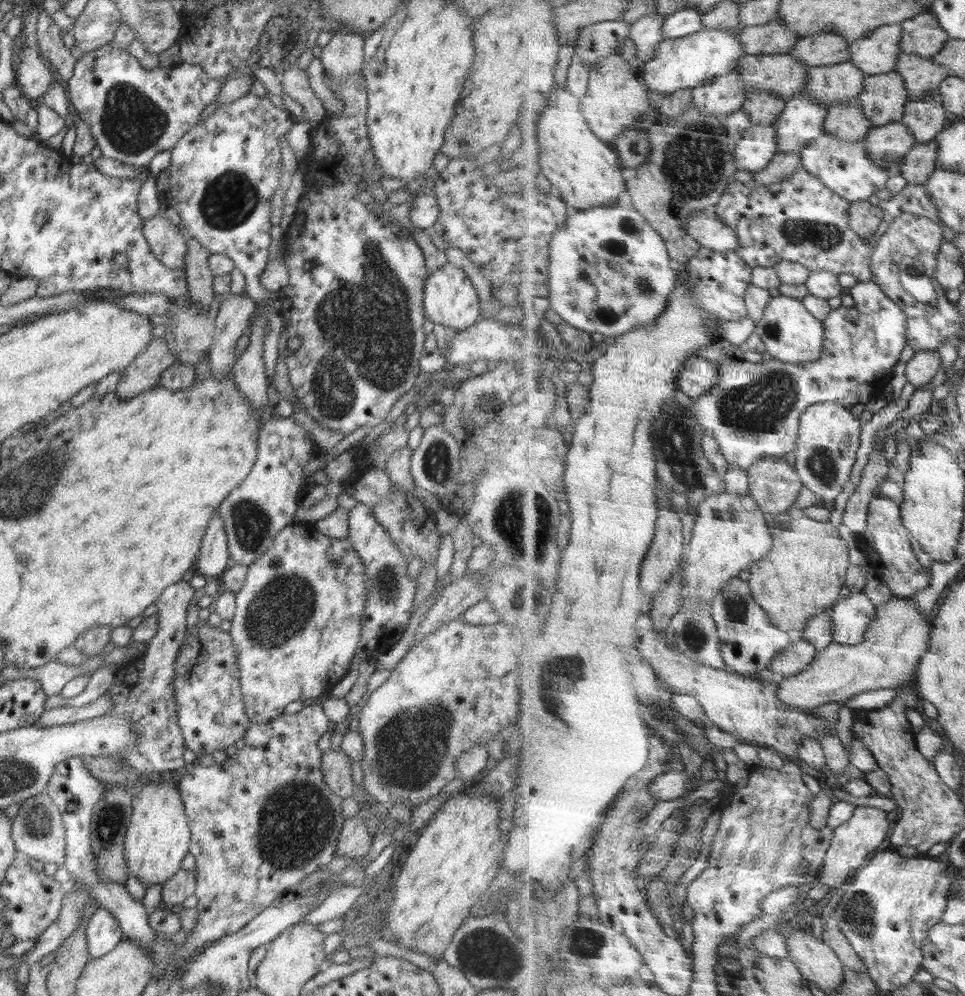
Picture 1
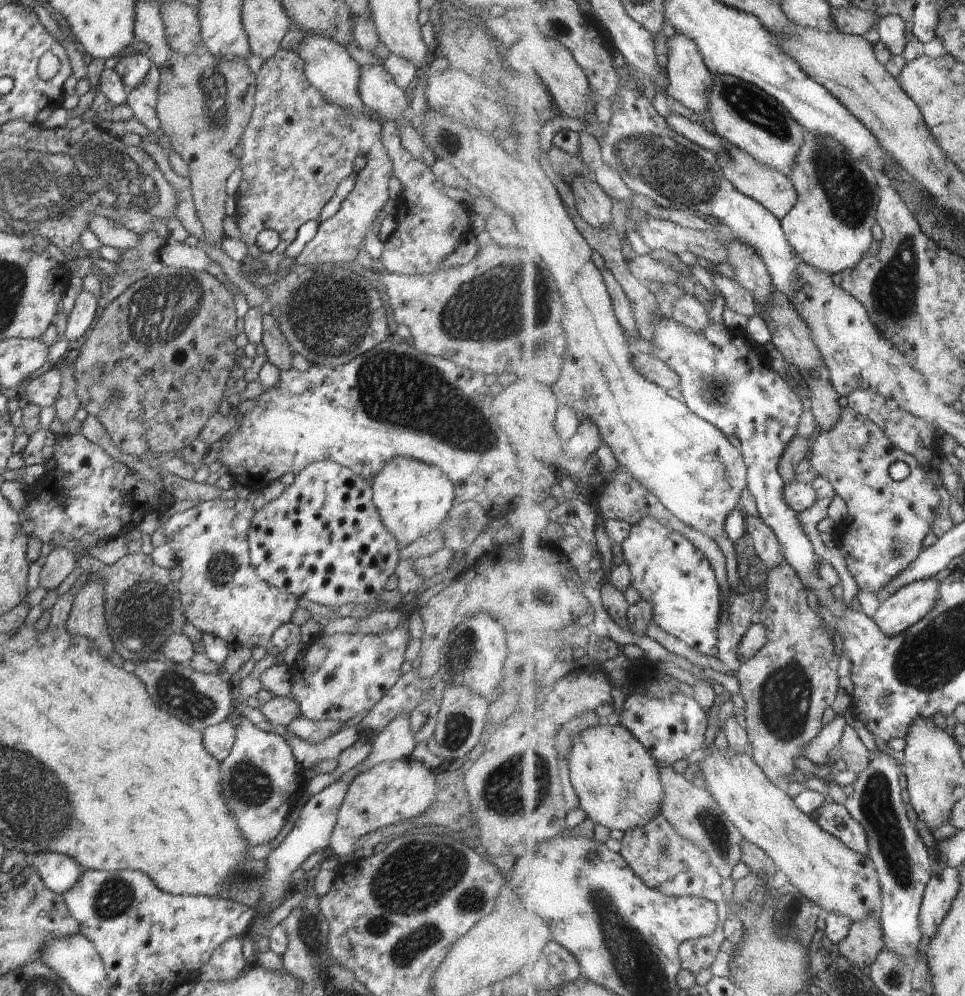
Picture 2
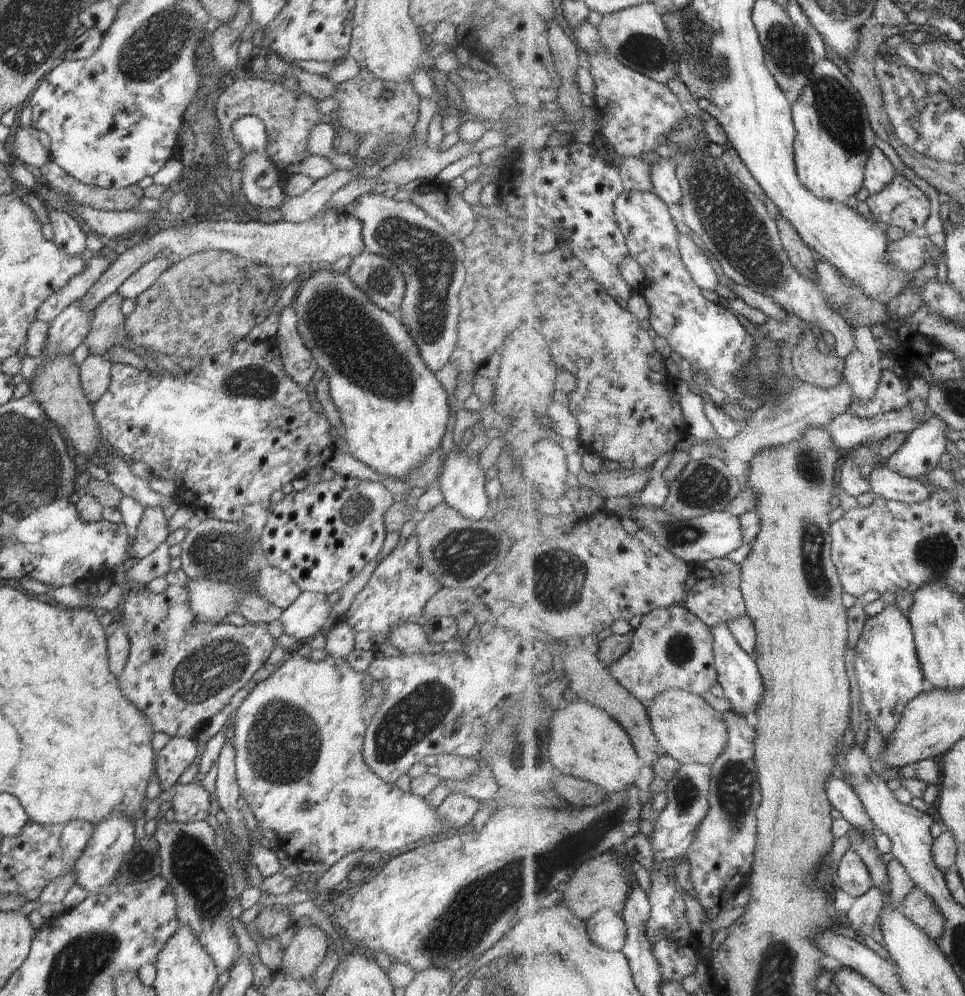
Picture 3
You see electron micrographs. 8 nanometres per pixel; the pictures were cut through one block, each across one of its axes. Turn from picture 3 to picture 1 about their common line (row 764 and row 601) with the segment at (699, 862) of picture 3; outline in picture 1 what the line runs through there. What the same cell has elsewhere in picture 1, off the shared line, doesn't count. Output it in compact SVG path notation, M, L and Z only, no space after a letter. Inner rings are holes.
M740 578L730 580L713 603L713 616L721 634L723 654L727 662L726 669L731 673L750 677L755 672L770 669L775 659L794 642L789 631L778 627L770 614L762 608L754 596L751 585L746 580L740 580Z

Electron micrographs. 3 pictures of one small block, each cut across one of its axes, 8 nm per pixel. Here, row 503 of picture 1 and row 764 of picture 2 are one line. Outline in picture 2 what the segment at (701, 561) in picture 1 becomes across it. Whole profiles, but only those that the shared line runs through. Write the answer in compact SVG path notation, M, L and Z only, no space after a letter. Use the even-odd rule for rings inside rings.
M713 743L705 747L704 751L705 755L701 760L702 768L706 774L708 789L716 798L716 802L730 820L737 824L746 839L774 858L780 871L787 876L789 882L796 886L798 891L801 891L806 898L814 900L816 904L820 904L827 914L834 912L850 916L853 922L860 922L880 911L885 892L877 864L871 856L864 856L851 849L837 836L822 828L812 816L800 810L795 798L791 798L786 789L770 780L770 776L766 774L765 769L758 764L753 755L738 752L732 746L719 749Z

